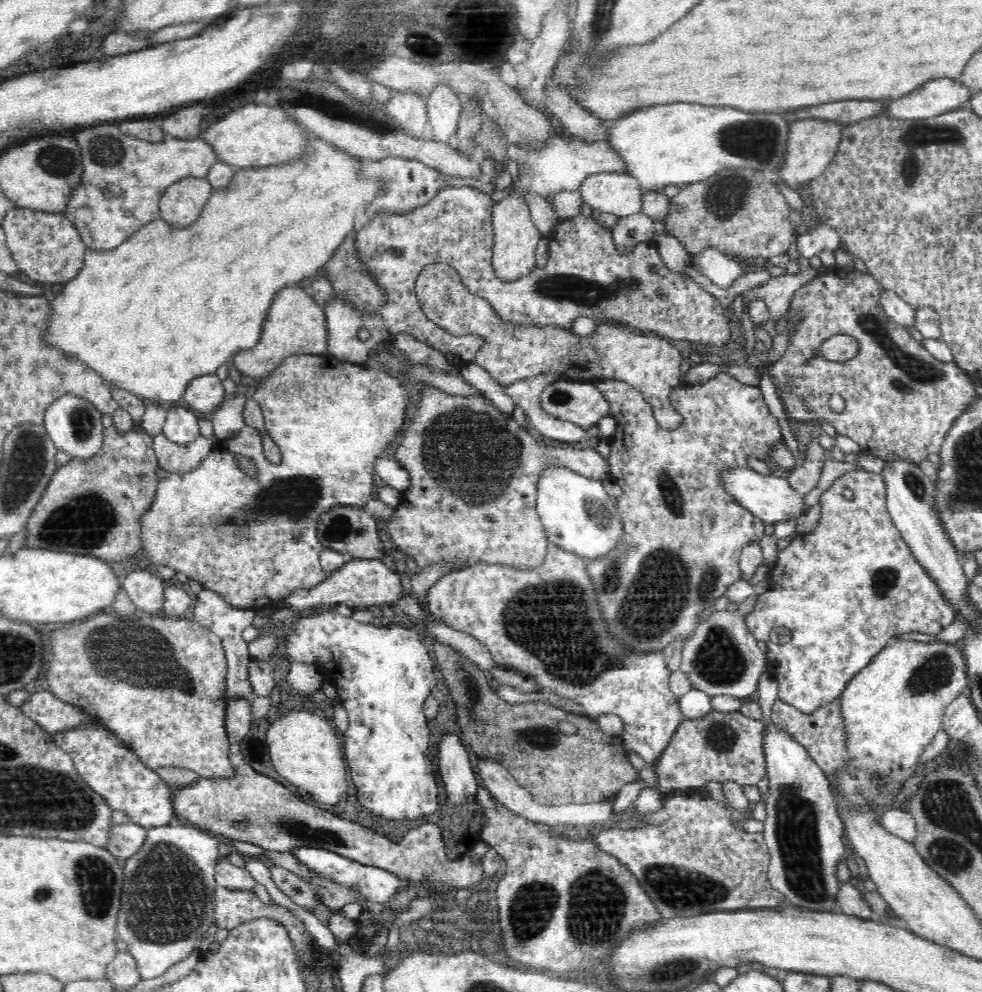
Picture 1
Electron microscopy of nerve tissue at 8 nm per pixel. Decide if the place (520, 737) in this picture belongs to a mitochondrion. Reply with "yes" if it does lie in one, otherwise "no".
yes

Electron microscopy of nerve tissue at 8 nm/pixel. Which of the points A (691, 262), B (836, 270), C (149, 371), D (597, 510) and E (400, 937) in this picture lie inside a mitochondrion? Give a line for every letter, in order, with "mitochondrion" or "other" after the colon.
A: other
B: other
C: other
D: mitochondrion
E: other

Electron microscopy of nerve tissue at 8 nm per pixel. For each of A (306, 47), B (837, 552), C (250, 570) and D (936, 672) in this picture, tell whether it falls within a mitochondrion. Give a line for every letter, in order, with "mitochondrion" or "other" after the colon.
A: other
B: other
C: other
D: mitochondrion

